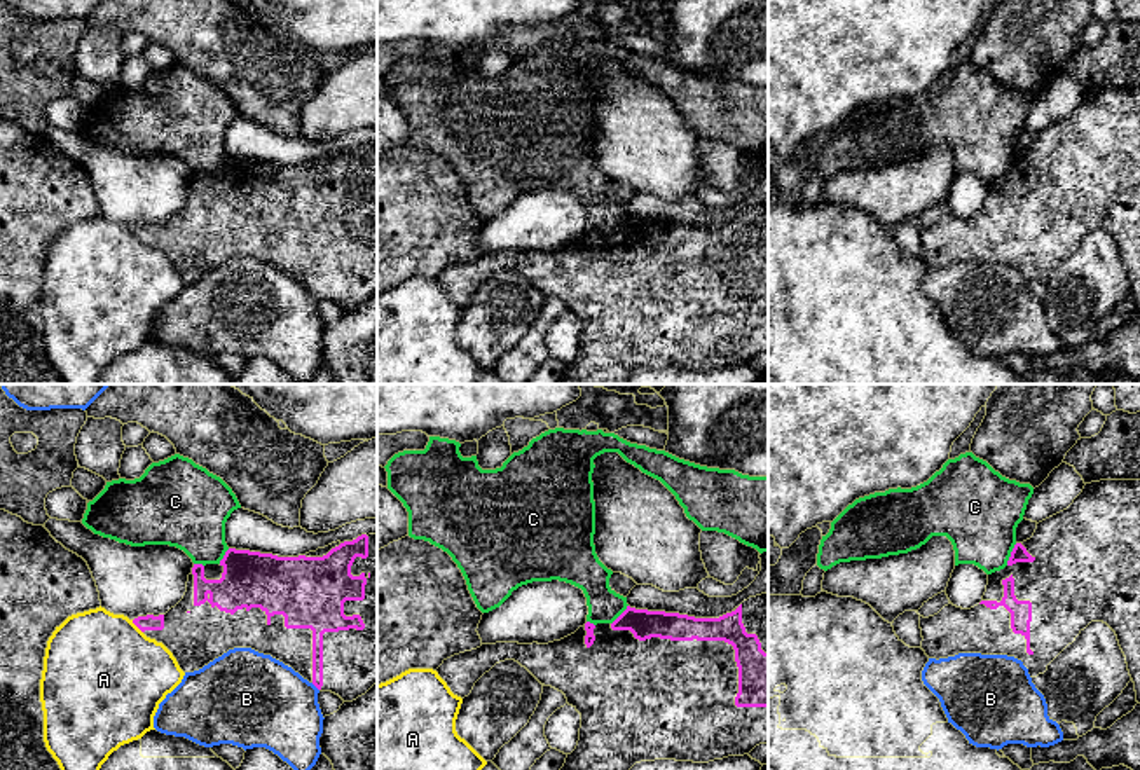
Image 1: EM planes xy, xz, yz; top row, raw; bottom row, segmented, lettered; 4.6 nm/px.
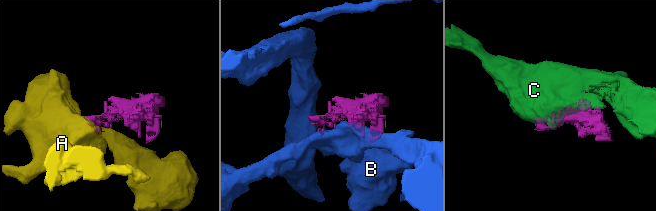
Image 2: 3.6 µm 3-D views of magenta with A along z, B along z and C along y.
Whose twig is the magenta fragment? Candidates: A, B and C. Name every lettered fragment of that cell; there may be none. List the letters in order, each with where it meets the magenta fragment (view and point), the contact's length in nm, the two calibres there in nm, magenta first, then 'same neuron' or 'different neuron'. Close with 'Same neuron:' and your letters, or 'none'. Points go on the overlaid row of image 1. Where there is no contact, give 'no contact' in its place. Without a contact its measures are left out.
A: meets magenta in xy at (137, 625); contact 80 nm long; 70 nm thick on the magenta side, 500 nm on the other; different neuron
B: meets magenta in xy at (315, 685); contact 50 nm long; 60 nm thick on the magenta side, 400 nm on the other; different neuron
C: meets magenta in yz at (1011, 554); contact 120 nm long; 70 nm thick on the magenta side, 380 nm on the other; different neuron
Same neuron: none

